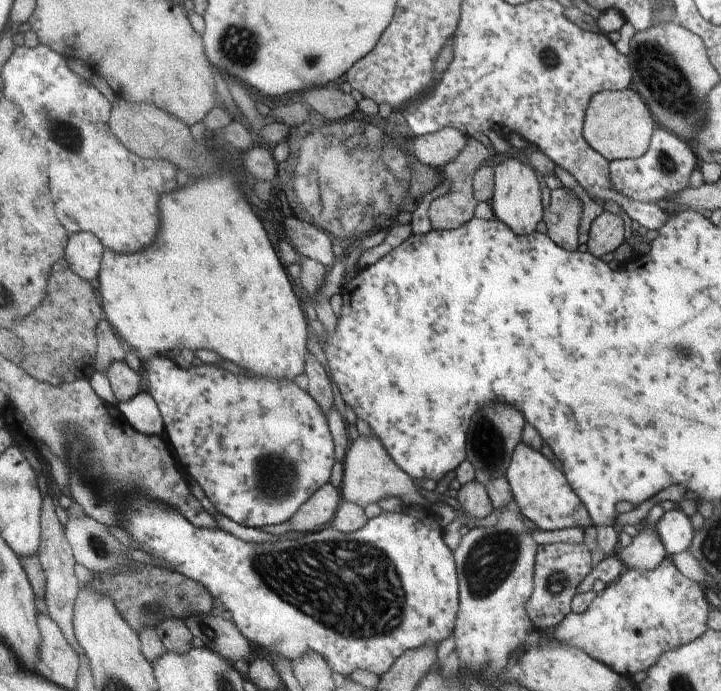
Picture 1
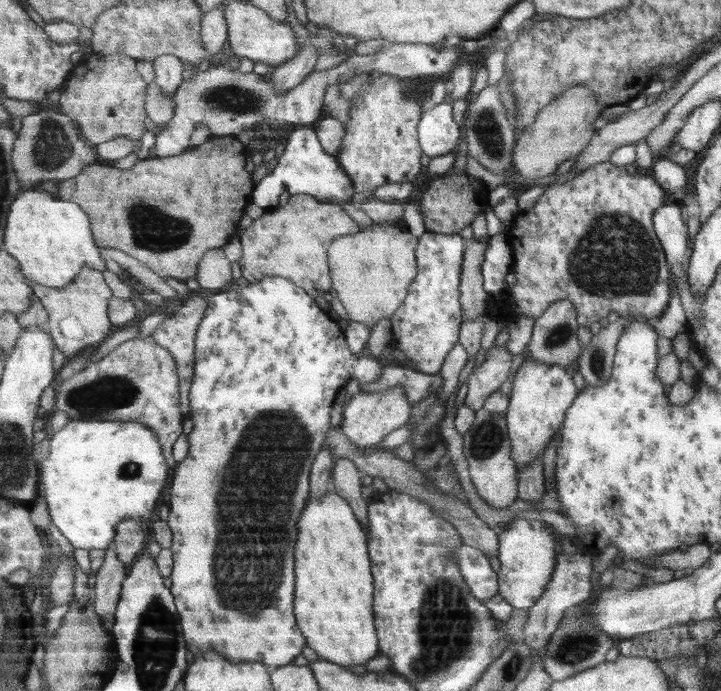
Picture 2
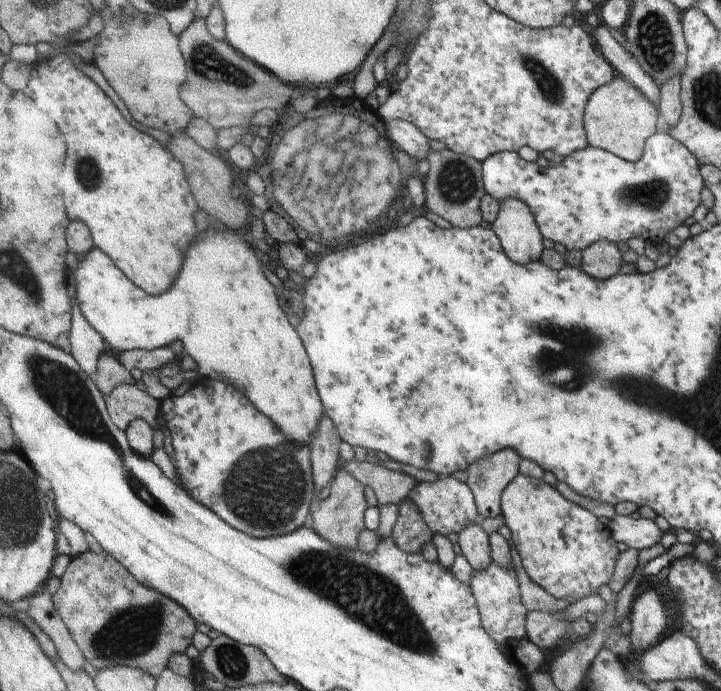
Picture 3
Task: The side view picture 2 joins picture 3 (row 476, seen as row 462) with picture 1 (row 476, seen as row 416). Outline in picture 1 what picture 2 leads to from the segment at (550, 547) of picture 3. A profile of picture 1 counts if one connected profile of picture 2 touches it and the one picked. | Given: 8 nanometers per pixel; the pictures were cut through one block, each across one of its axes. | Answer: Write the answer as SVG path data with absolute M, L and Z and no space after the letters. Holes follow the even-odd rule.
M521 442L513 449L504 479L508 482L512 500L518 506L517 512L533 522L543 532L562 531L563 529L582 530L591 525L589 515L581 501L569 488L563 473L553 467L553 463L539 451Z

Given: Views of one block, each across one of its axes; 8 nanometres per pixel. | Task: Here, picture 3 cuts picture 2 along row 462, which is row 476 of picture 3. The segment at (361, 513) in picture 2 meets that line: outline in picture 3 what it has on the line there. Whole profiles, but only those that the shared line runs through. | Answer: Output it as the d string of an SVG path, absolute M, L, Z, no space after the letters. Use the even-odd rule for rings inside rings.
M341 468L330 486L329 496L321 502L320 509L311 514L312 529L340 549L357 551L360 548L360 534L366 528L365 515L369 508L365 485Z

